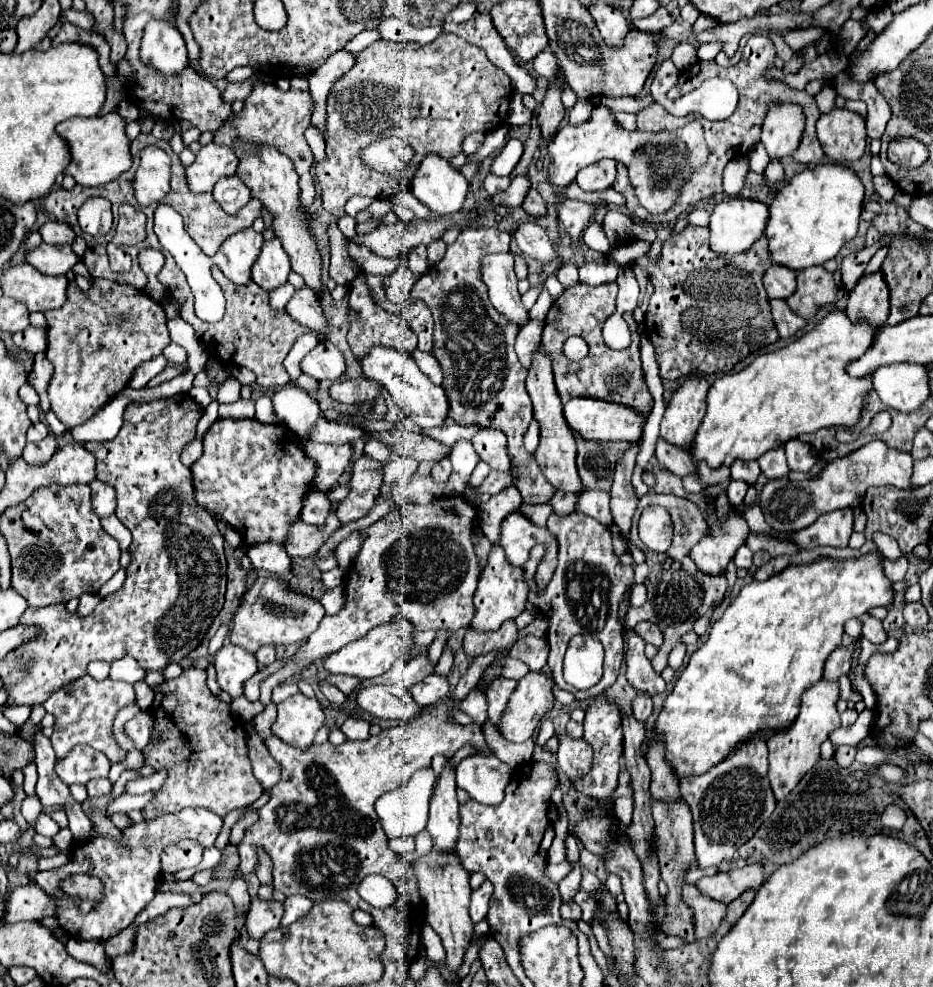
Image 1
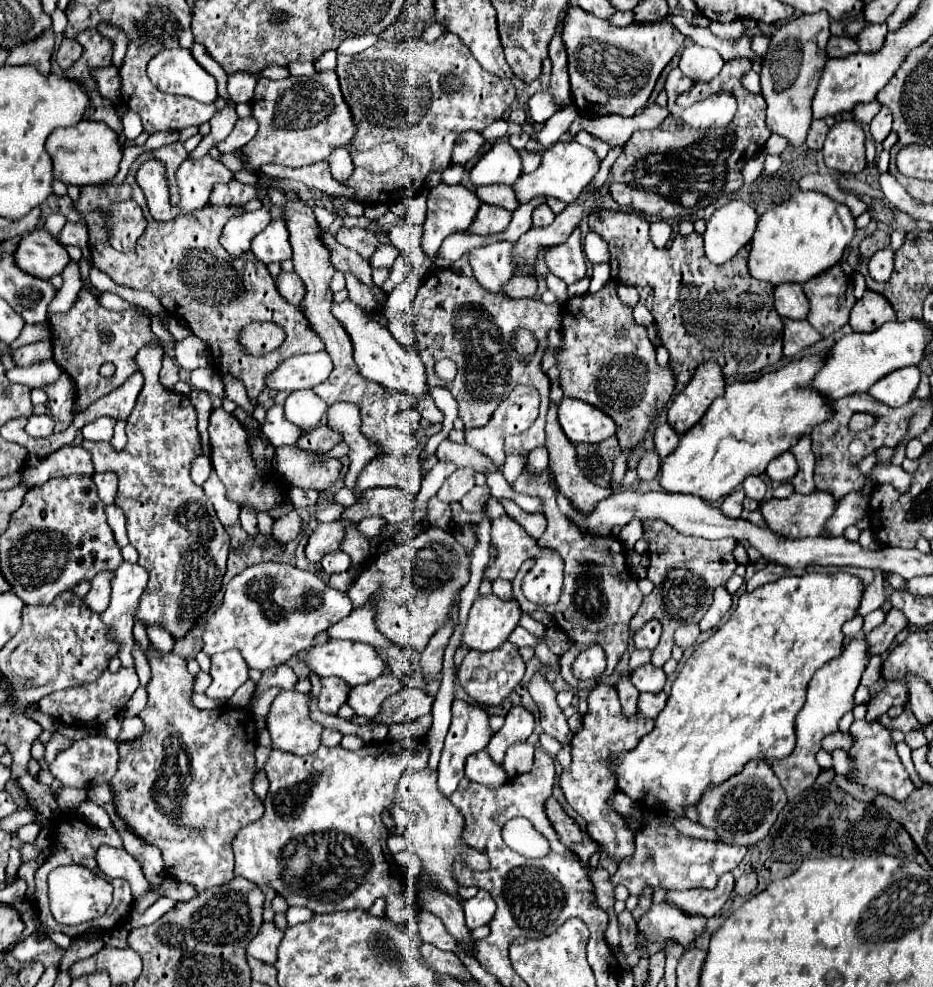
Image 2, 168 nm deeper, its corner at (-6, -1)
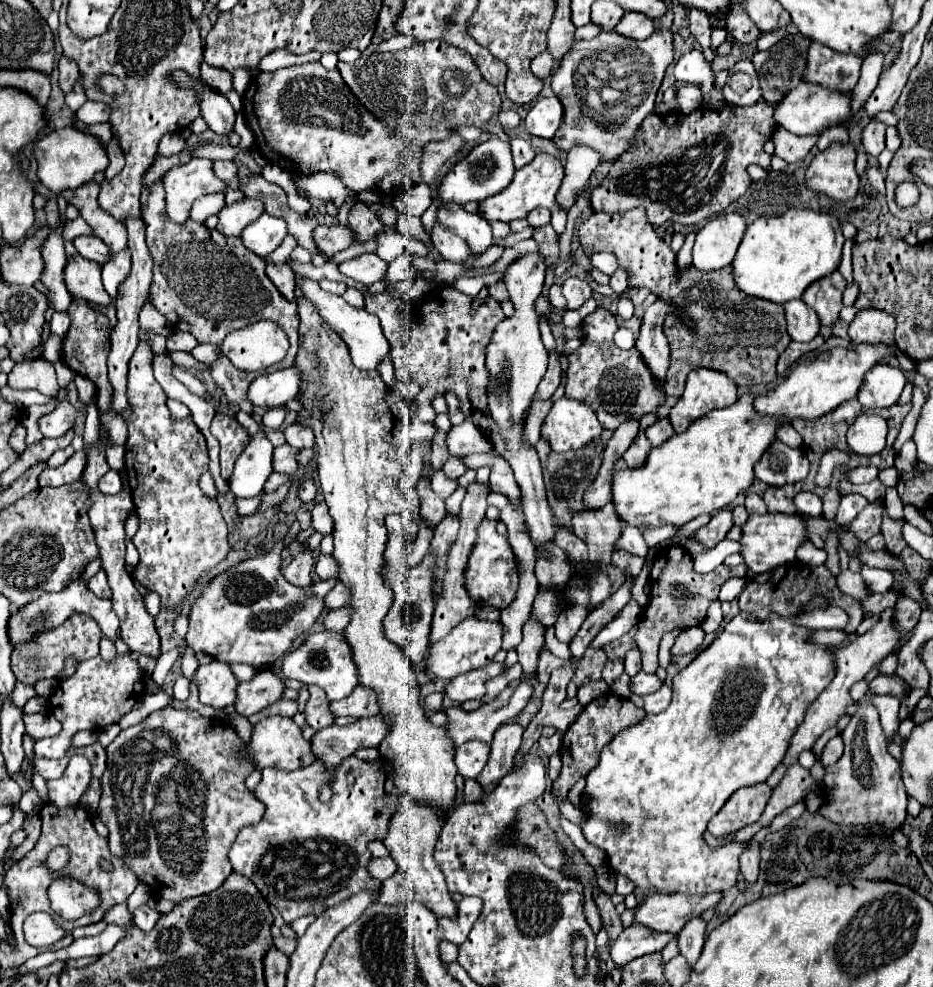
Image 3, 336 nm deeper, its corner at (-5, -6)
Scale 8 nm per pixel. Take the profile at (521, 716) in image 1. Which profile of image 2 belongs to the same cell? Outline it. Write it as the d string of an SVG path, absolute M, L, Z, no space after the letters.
M513 706L505 716L503 728L495 732L495 736L487 744L487 752L495 762L501 764L507 748L525 742L533 734L533 730L535 730L535 716L523 706Z

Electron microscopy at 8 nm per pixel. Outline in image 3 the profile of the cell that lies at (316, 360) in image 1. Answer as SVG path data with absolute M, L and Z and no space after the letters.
M294 367L260 375L252 381L248 389L248 399L252 405L262 409L284 407L288 401L296 399L300 391L300 375Z

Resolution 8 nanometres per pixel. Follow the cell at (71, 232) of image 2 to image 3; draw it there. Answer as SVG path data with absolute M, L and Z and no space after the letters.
M82 235L82 237L78 237L78 239L74 241L74 245L76 245L78 253L80 253L84 259L96 261L98 265L104 265L104 263L108 263L108 261L112 259L110 247L108 247L102 239L98 239L98 237L94 237L94 235L90 235L90 237Z

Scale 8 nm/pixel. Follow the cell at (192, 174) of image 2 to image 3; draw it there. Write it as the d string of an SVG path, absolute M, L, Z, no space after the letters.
M192 159L178 167L172 167L162 175L166 191L166 215L174 223L188 219L192 203L208 193L222 193L226 183L212 171L210 159Z

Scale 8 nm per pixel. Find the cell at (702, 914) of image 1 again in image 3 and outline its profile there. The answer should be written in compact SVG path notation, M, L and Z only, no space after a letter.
M626 927L616 941L610 943L610 957L620 969L630 959L642 957L650 951L662 951L670 939L676 935L654 935L654 931L646 931L644 927Z

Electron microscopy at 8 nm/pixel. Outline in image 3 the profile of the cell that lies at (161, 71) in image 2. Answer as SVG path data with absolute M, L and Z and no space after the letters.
M174 71L174 75L170 75L170 79L174 79L174 83L178 83L182 87L190 87L190 89L198 91L202 117L206 119L210 131L214 131L218 135L228 135L234 129L234 109L222 93L214 91L204 81L198 81L198 83L192 81L182 71Z

